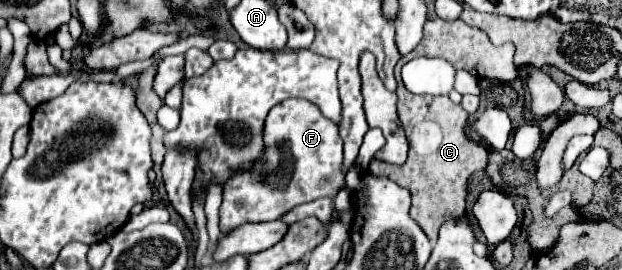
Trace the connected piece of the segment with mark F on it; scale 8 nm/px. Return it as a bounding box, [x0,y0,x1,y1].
[219,98,345,234]

